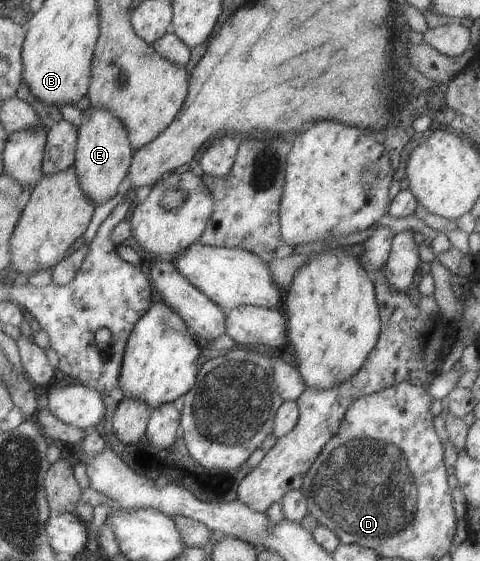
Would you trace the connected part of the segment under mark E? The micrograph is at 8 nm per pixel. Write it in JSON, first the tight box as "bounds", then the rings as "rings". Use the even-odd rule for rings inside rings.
{"bounds":[72,103,133,207],"rings":[[[86,103],[81,105],[81,110],[82,121],[77,127],[75,161],[72,167],[82,194],[85,194],[96,207],[116,195],[120,182],[127,177],[133,150],[126,129],[113,112]]]}

